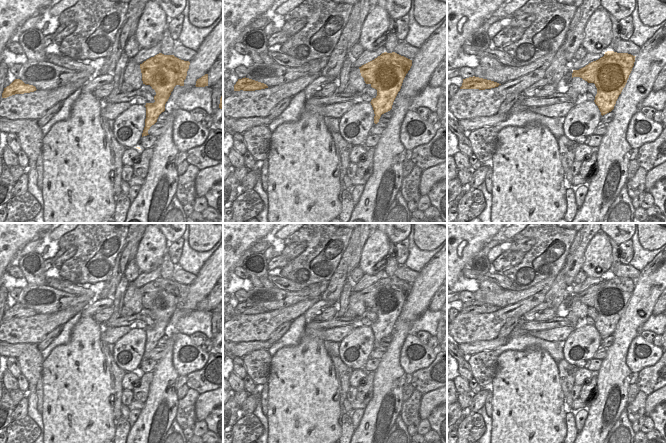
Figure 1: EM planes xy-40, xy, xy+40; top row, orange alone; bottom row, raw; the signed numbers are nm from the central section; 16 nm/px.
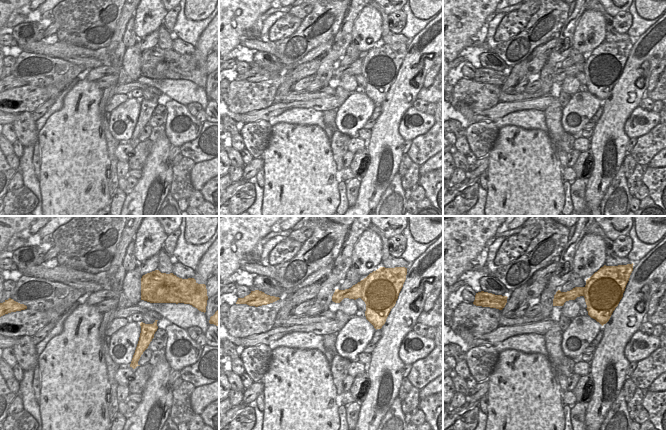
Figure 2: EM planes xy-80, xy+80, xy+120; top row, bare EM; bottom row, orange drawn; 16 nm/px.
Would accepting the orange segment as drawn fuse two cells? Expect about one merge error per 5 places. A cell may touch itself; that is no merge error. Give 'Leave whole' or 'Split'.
Split

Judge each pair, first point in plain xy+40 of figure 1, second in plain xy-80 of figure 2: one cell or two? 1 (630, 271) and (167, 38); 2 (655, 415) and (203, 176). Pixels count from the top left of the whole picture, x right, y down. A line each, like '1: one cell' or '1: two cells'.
1: two cells
2: two cells

